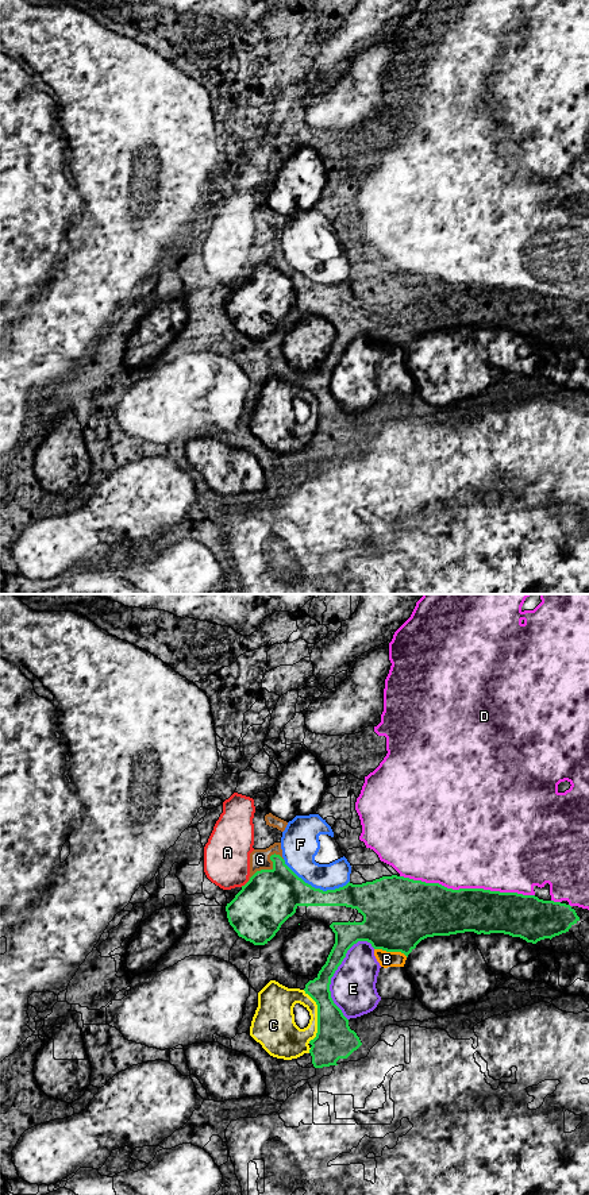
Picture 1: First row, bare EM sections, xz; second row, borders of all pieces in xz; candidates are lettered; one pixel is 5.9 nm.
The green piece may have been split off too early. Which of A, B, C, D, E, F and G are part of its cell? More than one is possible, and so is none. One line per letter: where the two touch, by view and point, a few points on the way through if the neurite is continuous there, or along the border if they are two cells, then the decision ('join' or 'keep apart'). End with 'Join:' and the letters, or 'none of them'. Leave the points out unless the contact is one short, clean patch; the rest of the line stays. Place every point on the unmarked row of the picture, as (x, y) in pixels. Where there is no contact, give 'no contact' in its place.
A: contact xz (246, 278); border xz (249, 276), (241, 281); keep apart
B: contact xz (391, 346); border xz (374, 343), (403, 347), (407, 351); keep apart
C: contact xz (318, 412); keep apart
D: contact xz (468, 284); keep apart
E: contact xz (333, 370); keep apart
F: contact xz (314, 282); keep apart
G: contact xz (270, 265); keep apart
Join: none of them

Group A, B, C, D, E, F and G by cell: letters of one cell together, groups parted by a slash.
A G / B E / C / D / F

